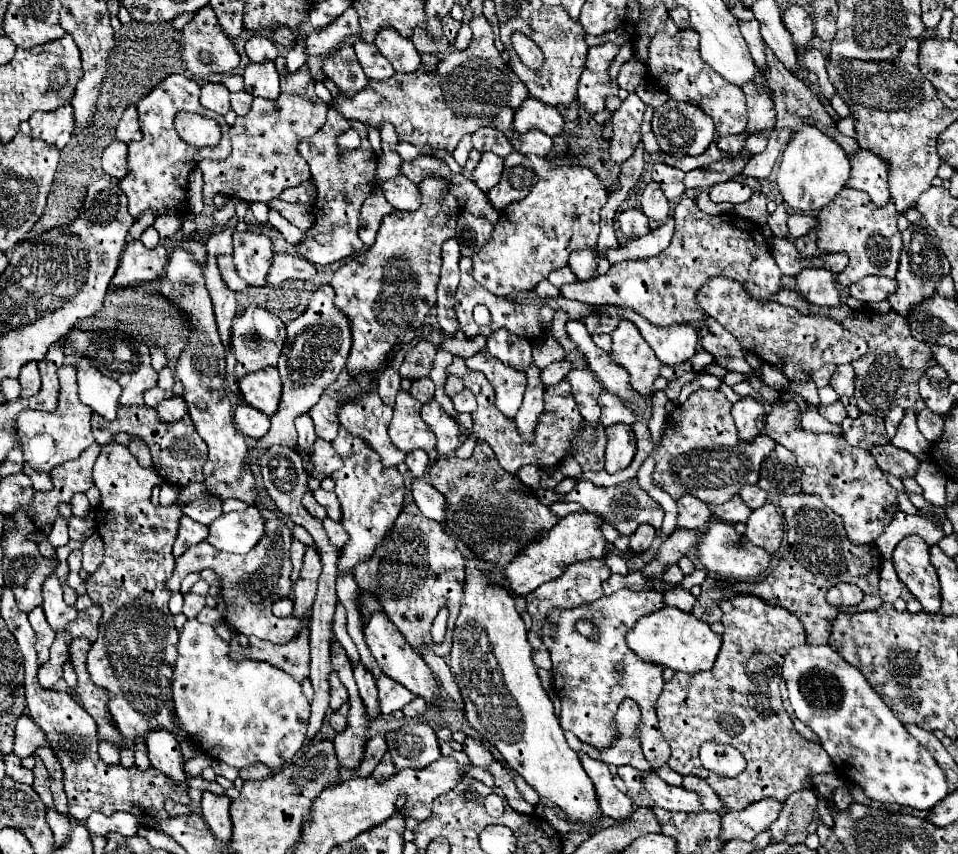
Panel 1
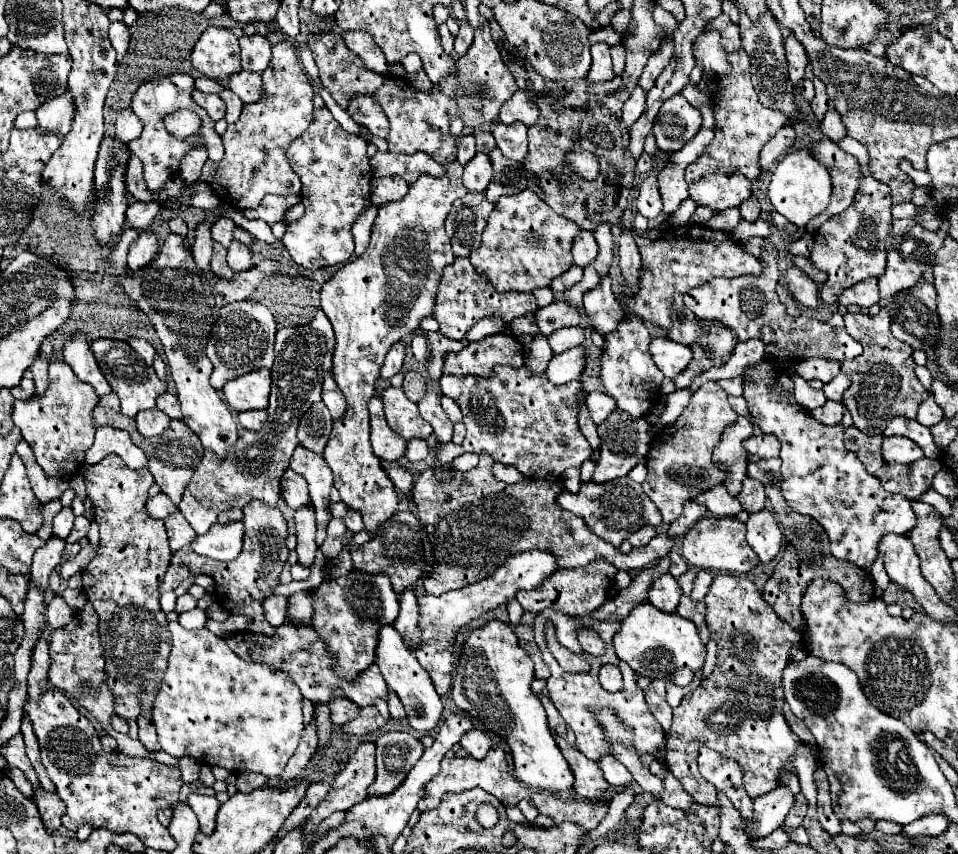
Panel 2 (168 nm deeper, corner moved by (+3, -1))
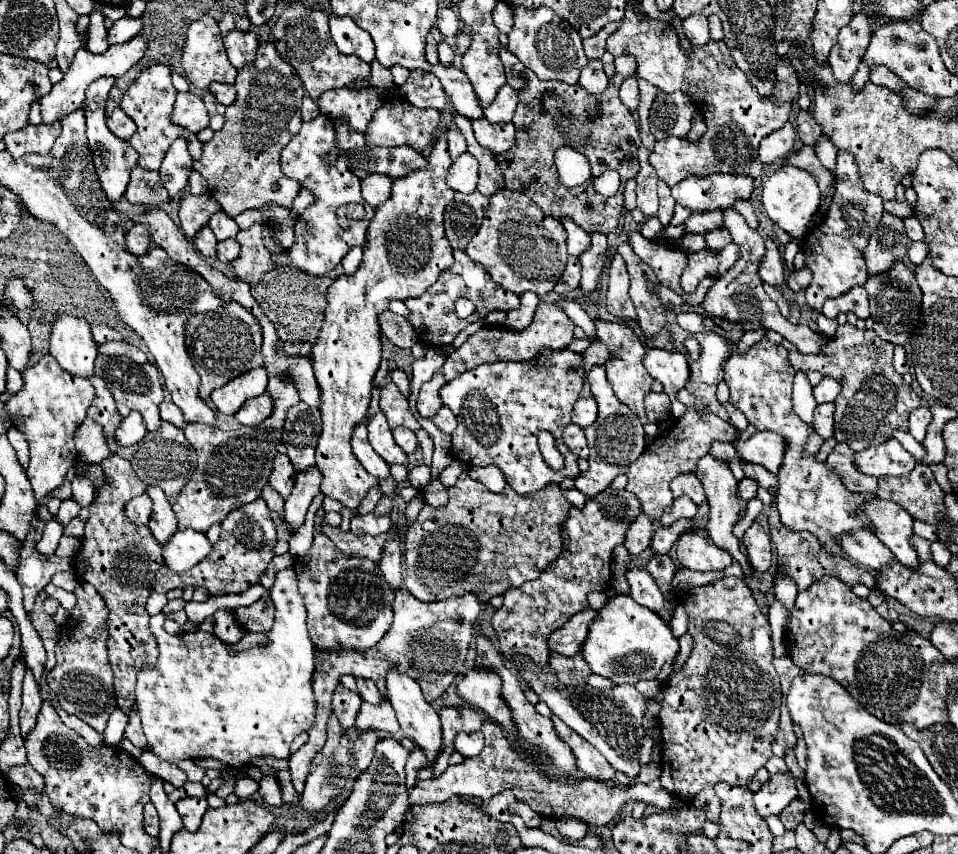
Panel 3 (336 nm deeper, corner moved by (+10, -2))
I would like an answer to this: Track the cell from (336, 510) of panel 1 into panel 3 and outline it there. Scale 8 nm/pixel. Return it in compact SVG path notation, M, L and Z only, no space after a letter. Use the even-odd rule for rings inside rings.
M371 513L351 517L351 531L357 535L363 535L363 533L379 535L379 533L385 533L391 525L393 525L393 521L389 517L375 517Z

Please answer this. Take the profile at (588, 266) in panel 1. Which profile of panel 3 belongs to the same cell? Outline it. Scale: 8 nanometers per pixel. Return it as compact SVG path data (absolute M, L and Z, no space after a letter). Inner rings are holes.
M561 219L561 223L565 225L565 231L567 231L567 253L571 257L579 257L583 251L589 249L591 235L581 227L577 227L571 219Z

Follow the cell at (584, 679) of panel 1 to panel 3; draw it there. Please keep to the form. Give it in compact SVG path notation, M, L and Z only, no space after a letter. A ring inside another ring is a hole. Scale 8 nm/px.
M581 651L573 657L565 657L559 653L549 655L549 669L557 677L557 687L567 687L567 685L587 685L587 677L591 675L591 669L583 661Z

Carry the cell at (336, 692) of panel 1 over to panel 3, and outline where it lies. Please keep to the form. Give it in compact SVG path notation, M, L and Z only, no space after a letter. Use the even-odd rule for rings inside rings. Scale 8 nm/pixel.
M337 685L335 693L333 693L333 715L339 719L343 729L353 727L355 717L359 713L361 707L361 697L349 689L345 689L343 685Z

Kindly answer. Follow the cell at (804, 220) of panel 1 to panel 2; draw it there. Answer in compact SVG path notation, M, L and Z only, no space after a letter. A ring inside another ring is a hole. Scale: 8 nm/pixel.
M806 232L800 240L796 240L796 242L790 244L790 252L792 252L794 256L804 256L804 258L808 258L810 248L812 248L812 234L808 234L808 232Z

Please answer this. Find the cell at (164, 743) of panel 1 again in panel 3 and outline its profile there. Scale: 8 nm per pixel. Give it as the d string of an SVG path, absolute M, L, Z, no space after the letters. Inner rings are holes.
M131 709L129 713L129 725L125 729L125 737L135 745L139 747L141 751L147 749L147 739L143 735L143 729L141 729L141 721L139 721L139 711L137 709Z

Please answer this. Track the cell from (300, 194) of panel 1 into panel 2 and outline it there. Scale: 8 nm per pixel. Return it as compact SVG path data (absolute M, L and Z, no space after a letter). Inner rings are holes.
M268 194L264 196L264 200L260 202L258 208L254 210L242 210L242 214L246 218L260 218L268 224L274 224L274 222L282 222L286 212L300 202L300 196L274 196L274 194Z

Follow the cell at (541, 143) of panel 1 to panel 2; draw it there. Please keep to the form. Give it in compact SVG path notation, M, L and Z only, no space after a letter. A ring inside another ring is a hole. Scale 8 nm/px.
M496 122L492 124L490 128L490 134L494 136L496 140L496 146L502 150L502 154L510 160L524 160L526 154L528 154L528 138L526 138L526 132L528 128L518 122L518 124L502 124L502 122Z

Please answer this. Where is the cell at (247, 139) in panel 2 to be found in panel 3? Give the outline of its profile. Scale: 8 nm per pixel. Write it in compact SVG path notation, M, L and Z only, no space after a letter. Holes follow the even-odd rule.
M273 43L259 45L255 63L237 73L235 87L237 99L227 107L223 129L215 131L215 137L205 143L203 157L193 161L193 169L207 179L211 195L231 217L265 203L291 207L301 187L281 173L279 155L301 127L299 103L305 97L305 89L293 67L277 55Z

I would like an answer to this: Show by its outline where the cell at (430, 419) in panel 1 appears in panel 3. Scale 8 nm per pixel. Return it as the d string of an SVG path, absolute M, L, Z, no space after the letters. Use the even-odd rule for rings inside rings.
M541 303L535 311L533 323L523 329L521 333L513 333L503 325L493 325L493 327L483 327L481 331L477 331L475 335L471 335L459 349L455 349L453 353L447 355L443 367L427 381L423 383L421 391L419 391L419 399L417 399L417 411L421 417L433 419L437 415L437 411L443 407L441 397L439 397L439 389L449 383L453 377L481 365L481 363L495 363L495 361L527 361L533 359L543 347L553 347L553 349L565 349L569 345L569 341L573 339L573 329L575 323L567 317L567 313L555 305L555 303Z

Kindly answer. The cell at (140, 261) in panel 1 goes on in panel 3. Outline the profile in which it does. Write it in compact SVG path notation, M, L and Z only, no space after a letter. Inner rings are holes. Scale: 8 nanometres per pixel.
M133 225L127 231L125 239L127 239L127 251L135 257L143 257L151 247L151 235L145 225Z

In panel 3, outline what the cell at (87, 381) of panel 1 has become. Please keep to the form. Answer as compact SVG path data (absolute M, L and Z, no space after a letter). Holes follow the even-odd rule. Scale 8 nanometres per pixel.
M59 315L51 331L49 353L71 375L85 379L95 375L93 361L97 357L97 343L93 341L91 327L85 319Z

